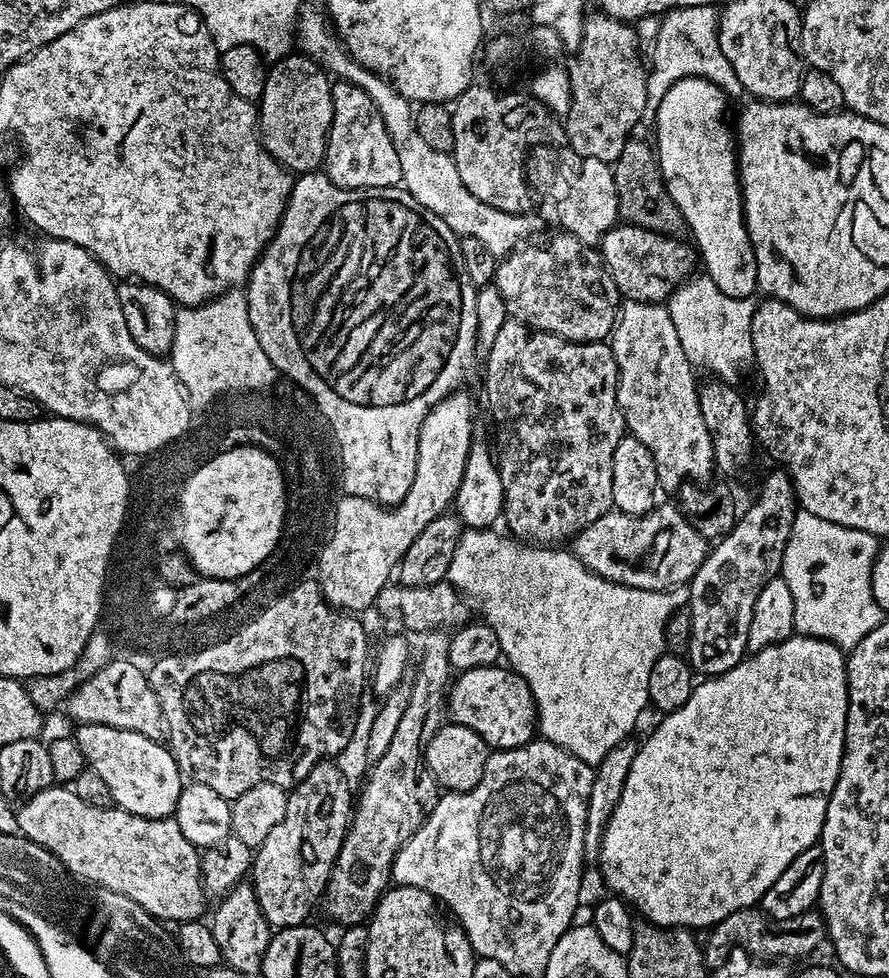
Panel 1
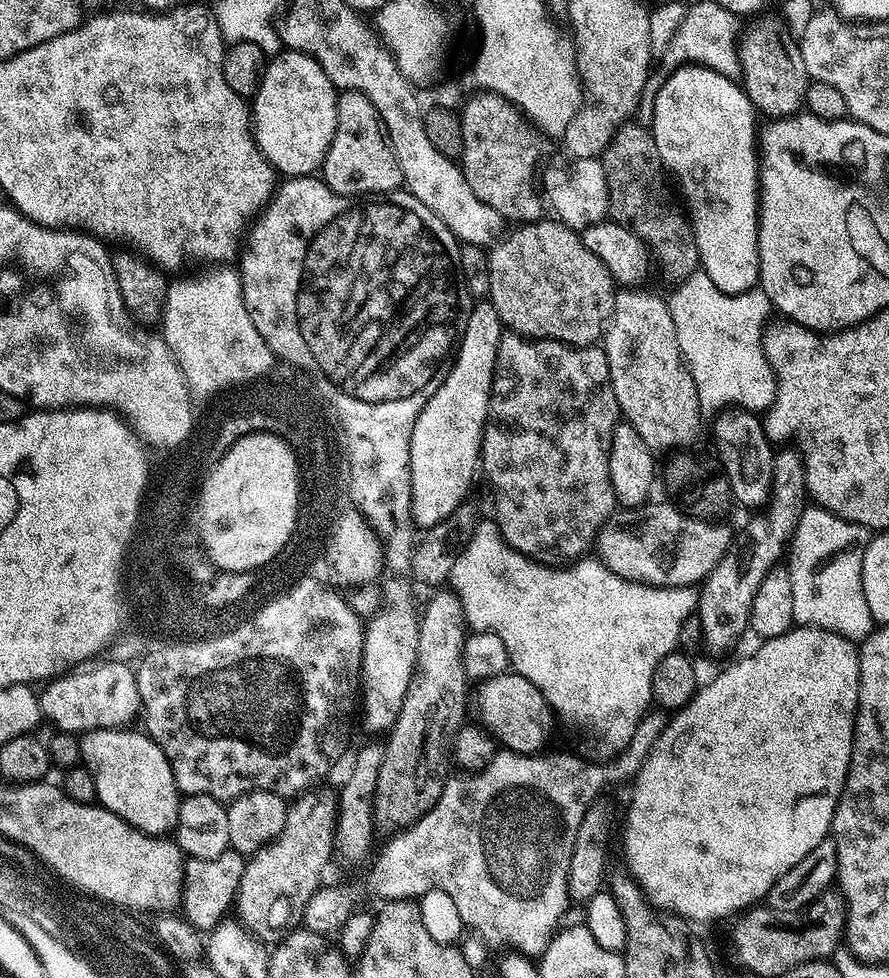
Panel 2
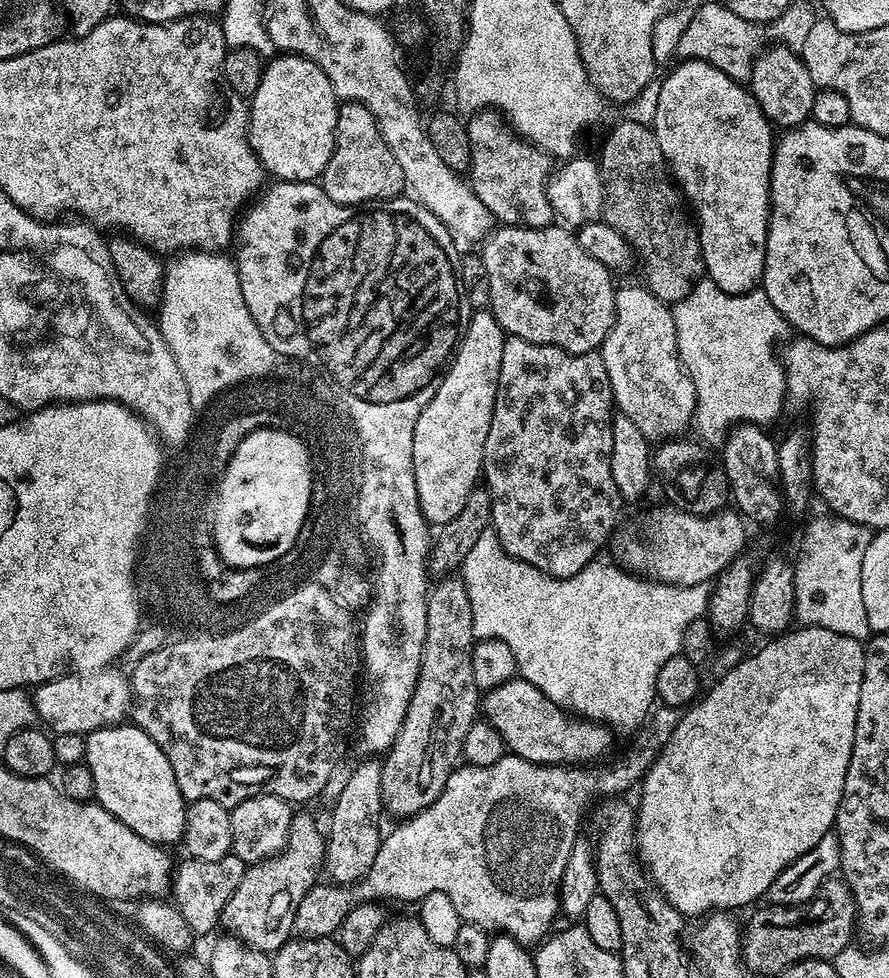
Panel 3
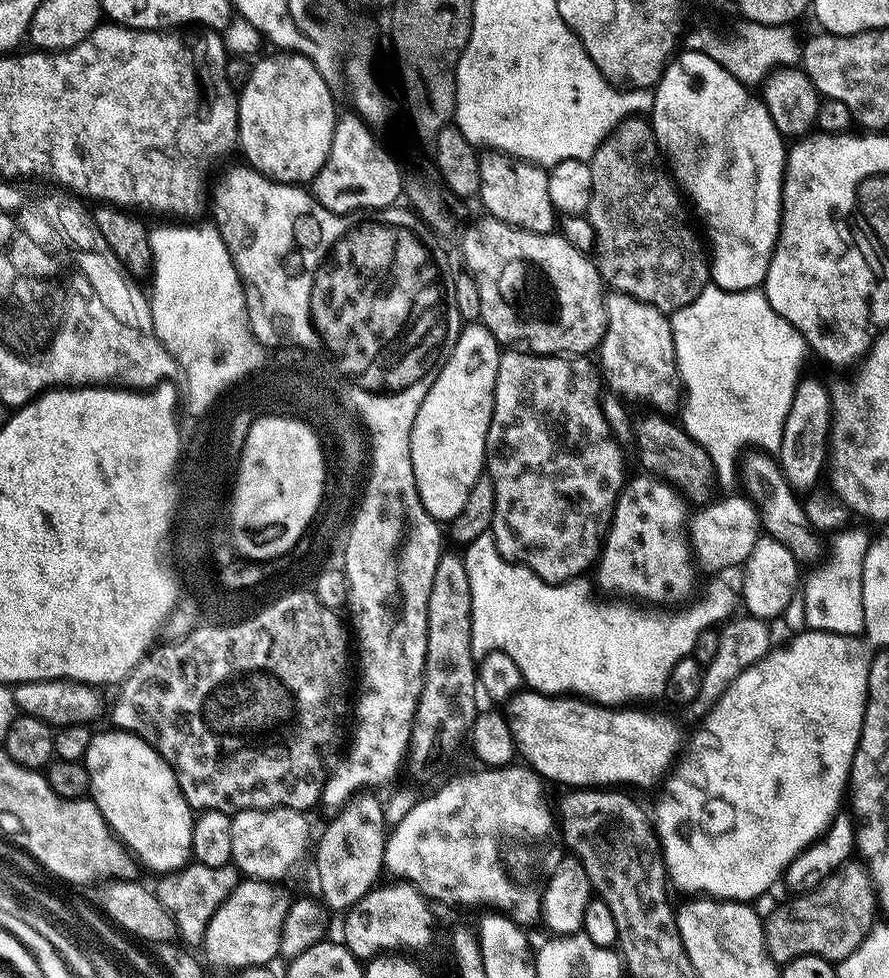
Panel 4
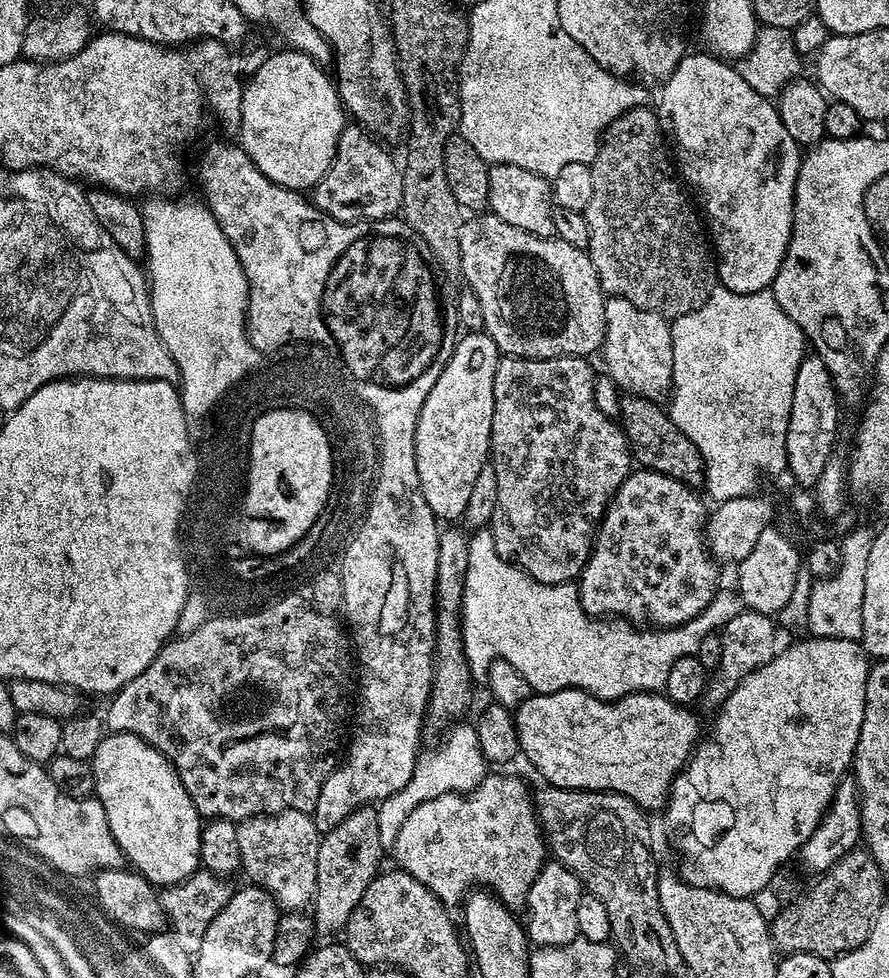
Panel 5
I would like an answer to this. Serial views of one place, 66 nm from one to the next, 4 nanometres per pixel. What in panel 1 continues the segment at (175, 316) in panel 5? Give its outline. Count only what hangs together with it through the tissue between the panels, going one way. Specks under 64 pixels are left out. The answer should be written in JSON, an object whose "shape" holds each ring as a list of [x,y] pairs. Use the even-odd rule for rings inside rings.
{"shape":[[[229,290],[206,304],[184,306],[177,311],[170,363],[181,386],[192,388],[194,402],[206,402],[221,387],[266,388],[278,376],[258,342],[258,334],[254,334],[248,298],[240,290]]]}

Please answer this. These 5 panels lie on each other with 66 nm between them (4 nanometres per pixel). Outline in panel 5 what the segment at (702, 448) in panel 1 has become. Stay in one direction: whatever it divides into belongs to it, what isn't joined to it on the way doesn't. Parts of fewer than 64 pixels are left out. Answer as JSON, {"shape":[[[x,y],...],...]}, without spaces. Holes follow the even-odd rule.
{"shape":[[[617,296],[605,299],[604,313],[608,319],[602,345],[602,357],[608,367],[606,374],[621,393],[657,402],[667,401],[672,391],[674,366],[671,323],[659,311],[639,308],[634,302],[626,302]]]}

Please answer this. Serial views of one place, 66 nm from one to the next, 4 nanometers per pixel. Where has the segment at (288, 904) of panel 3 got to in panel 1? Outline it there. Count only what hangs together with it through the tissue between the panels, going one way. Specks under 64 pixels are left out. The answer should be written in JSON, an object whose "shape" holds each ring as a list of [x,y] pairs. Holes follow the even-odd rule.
{"shape":[[[323,760],[303,776],[304,780],[294,790],[289,791],[282,820],[257,847],[250,867],[250,880],[259,908],[265,921],[277,929],[299,926],[307,919],[307,907],[314,897],[317,899],[323,893],[351,819],[352,793],[350,794],[348,788],[350,782],[338,765],[333,761]]]}

